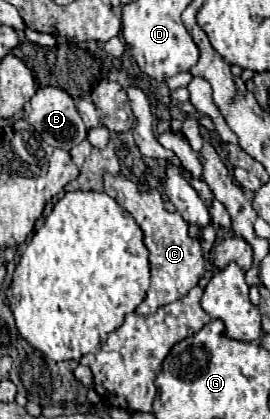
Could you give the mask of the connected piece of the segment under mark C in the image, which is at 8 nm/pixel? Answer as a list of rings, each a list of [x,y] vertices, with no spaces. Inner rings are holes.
[[[103,174],[103,184],[105,184],[105,194],[109,194],[121,208],[125,208],[139,224],[139,228],[143,230],[145,246],[149,250],[151,286],[147,290],[145,300],[139,304],[137,312],[151,314],[159,306],[185,296],[193,286],[197,286],[199,278],[203,276],[205,258],[203,258],[201,242],[189,236],[187,232],[189,226],[185,224],[181,214],[165,210],[163,194],[157,188],[143,188],[141,184],[133,182],[123,174]]]

